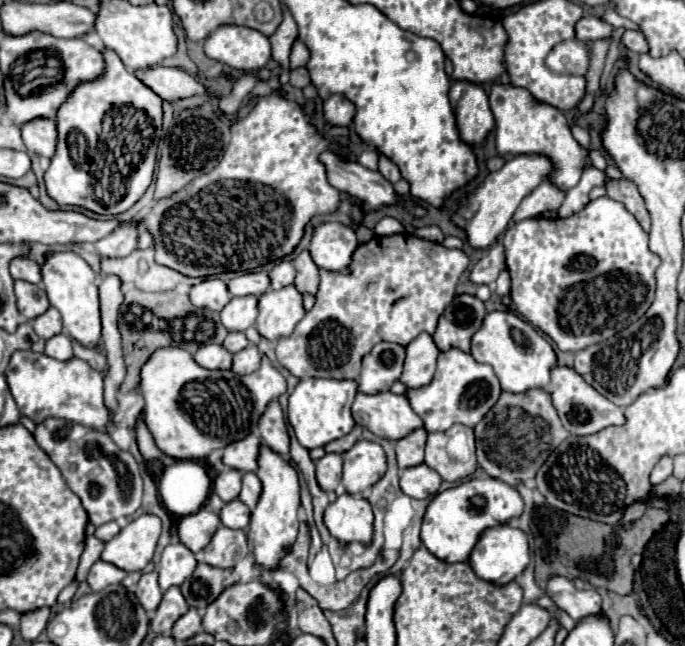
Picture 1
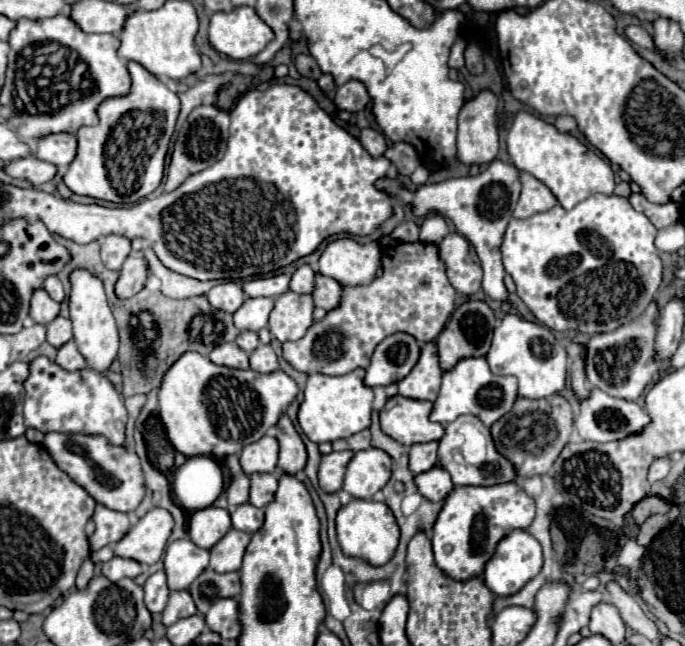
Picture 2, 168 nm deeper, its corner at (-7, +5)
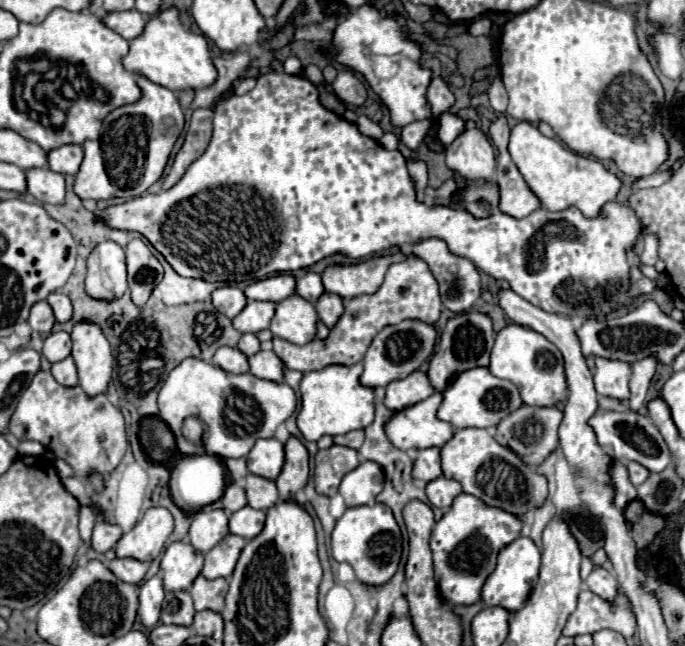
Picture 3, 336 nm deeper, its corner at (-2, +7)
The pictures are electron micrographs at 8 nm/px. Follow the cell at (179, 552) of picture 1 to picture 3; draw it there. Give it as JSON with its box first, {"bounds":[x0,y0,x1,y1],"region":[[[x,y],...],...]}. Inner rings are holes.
{"bounds":[160,541,204,591],"region":[[[188,541],[172,543],[160,563],[164,589],[166,591],[184,591],[192,585],[192,581],[200,575],[204,565],[204,557],[192,549]]]}

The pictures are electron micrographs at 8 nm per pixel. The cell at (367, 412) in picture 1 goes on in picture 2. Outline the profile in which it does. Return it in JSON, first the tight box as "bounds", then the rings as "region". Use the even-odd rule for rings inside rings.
{"bounds":[379,395,445,445],"region":[[[393,395],[379,409],[381,429],[385,435],[393,437],[403,445],[439,441],[445,433],[441,423],[429,423],[433,403],[419,399],[405,399],[403,395]]]}

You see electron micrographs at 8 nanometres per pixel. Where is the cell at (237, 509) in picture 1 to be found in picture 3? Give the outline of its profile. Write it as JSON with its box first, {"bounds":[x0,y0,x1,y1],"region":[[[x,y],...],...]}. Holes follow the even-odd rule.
{"bounds":[230,505,266,541],"region":[[[246,505],[244,509],[230,515],[230,533],[250,541],[264,529],[264,521],[266,521],[264,511],[258,511]]]}

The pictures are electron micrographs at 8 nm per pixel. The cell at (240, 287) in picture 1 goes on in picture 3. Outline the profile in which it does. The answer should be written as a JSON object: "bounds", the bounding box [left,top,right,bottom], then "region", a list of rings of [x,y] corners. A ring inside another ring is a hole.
{"bounds":[244,275,296,303],"region":[[[274,275],[262,281],[256,281],[244,289],[250,301],[272,301],[280,303],[286,297],[296,293],[296,279],[292,275]]]}

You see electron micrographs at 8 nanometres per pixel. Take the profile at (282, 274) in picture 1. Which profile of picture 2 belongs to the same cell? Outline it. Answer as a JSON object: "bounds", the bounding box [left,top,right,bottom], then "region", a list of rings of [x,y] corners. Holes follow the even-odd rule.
{"bounds":[289,265,313,293],"region":[[[301,265],[293,275],[289,289],[295,293],[311,293],[313,291],[313,269],[309,265]]]}

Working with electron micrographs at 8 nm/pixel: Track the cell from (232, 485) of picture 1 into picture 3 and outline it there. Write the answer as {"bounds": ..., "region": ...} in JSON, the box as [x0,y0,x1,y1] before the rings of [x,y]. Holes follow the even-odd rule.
{"bounds":[222,483,246,511],"region":[[[232,483],[226,487],[224,495],[222,495],[222,505],[226,511],[236,511],[236,509],[242,509],[246,505],[246,493],[244,489],[238,485],[238,483]]]}

